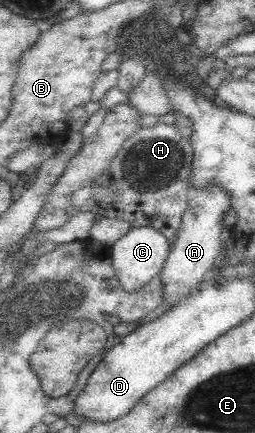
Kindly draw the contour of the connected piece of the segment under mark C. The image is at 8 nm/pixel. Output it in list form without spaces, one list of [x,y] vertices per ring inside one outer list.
[[[133,227],[112,245],[111,258],[115,278],[126,293],[139,293],[162,271],[171,243],[157,229]]]

